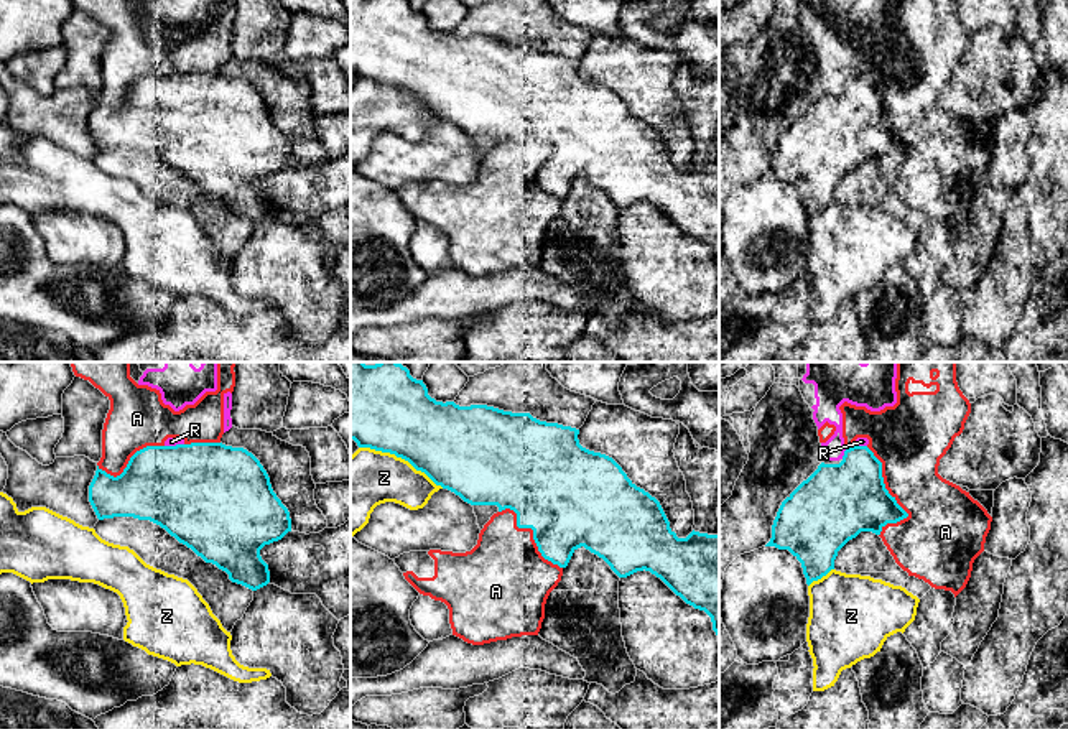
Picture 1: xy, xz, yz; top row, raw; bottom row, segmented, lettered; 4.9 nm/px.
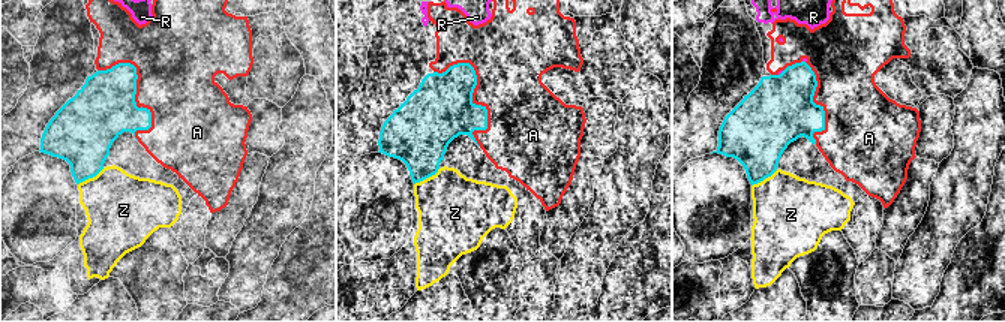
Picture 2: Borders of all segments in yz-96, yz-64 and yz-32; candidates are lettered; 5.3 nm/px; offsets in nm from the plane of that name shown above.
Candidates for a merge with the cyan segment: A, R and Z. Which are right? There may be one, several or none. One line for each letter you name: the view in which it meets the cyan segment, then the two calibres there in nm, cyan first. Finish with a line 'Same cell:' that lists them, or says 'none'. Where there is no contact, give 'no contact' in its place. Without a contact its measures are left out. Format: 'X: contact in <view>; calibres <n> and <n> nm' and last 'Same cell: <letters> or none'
Same cell: none

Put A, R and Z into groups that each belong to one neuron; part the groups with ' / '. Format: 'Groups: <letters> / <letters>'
Groups: A R / Z

